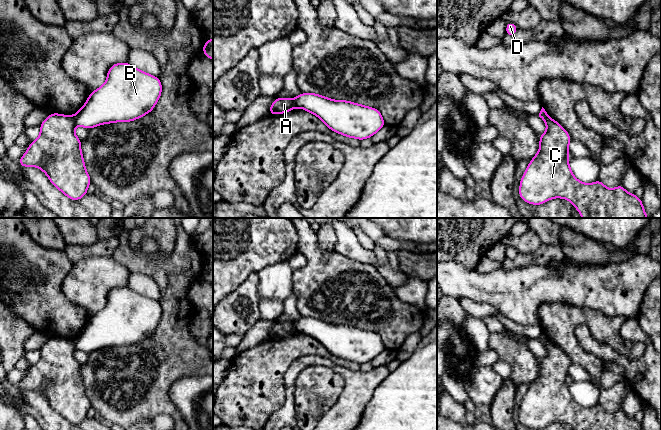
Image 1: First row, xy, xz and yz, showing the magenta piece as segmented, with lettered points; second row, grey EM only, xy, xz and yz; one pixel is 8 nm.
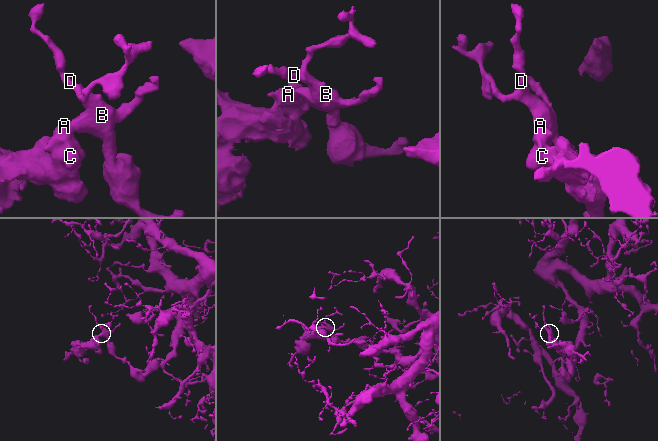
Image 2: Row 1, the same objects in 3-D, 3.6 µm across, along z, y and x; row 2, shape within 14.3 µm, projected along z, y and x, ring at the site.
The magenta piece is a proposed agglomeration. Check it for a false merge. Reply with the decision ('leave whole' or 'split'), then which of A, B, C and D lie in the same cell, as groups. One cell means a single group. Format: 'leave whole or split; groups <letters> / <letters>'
split; groups A C / B D

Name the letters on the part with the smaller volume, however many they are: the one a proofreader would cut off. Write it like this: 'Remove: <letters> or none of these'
Remove: A, C

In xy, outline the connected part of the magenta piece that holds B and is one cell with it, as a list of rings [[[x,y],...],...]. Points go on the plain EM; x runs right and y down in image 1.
[[[128,286],[113,288],[107,297],[106,306],[94,314],[86,327],[72,340],[76,349],[91,353],[115,346],[131,346],[149,338],[162,317],[162,308],[158,301],[143,296]]]

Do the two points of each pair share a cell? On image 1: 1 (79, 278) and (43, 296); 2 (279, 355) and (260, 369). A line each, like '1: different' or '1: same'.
1: different
2: same

